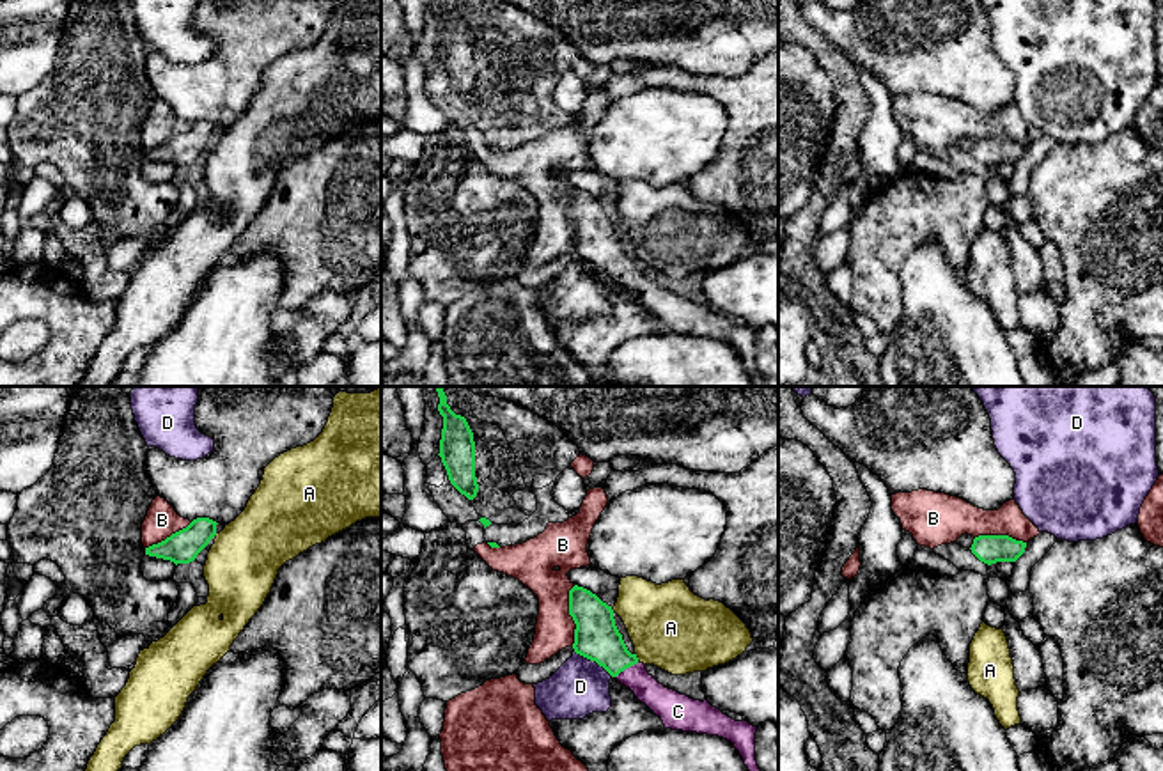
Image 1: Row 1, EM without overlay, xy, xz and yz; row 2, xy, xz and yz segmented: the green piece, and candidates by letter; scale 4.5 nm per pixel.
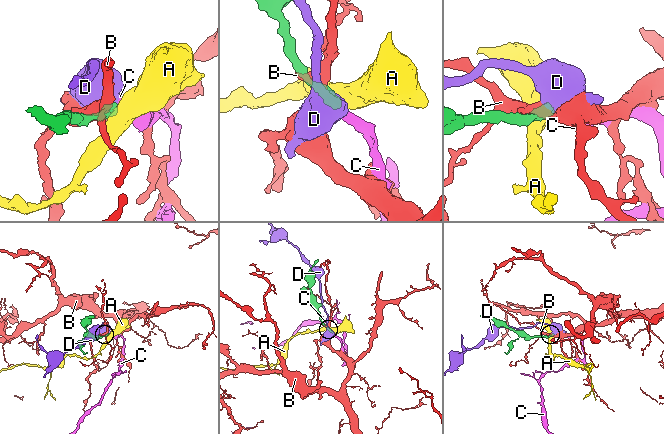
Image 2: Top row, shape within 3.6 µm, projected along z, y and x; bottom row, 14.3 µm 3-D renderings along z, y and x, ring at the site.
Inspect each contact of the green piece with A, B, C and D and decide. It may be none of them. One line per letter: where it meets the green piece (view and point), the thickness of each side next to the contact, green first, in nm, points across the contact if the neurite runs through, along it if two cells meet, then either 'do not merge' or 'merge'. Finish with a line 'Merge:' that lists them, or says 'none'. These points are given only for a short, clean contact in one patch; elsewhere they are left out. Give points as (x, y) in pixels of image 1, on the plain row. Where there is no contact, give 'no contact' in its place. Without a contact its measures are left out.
A: meets green in xz at (635, 259); 200 nm thick on the green side, 380 nm on the other; border along xz (635, 256), (639, 263); do not merge
B: meets green in xz at (569, 217); 200 nm thick on the green side, 180 nm on the other; do not merge
C: meets green in xz at (626, 270); 200 nm thick on the green side, 140 nm on the other; runs through xz (596, 240), (626, 270), (667, 307); merge
D: meets green in xz at (594, 263); 200 nm thick on the green side, 260 nm on the other; border along xz (575, 254), (594, 263), (612, 279); do not merge
Merge: C

